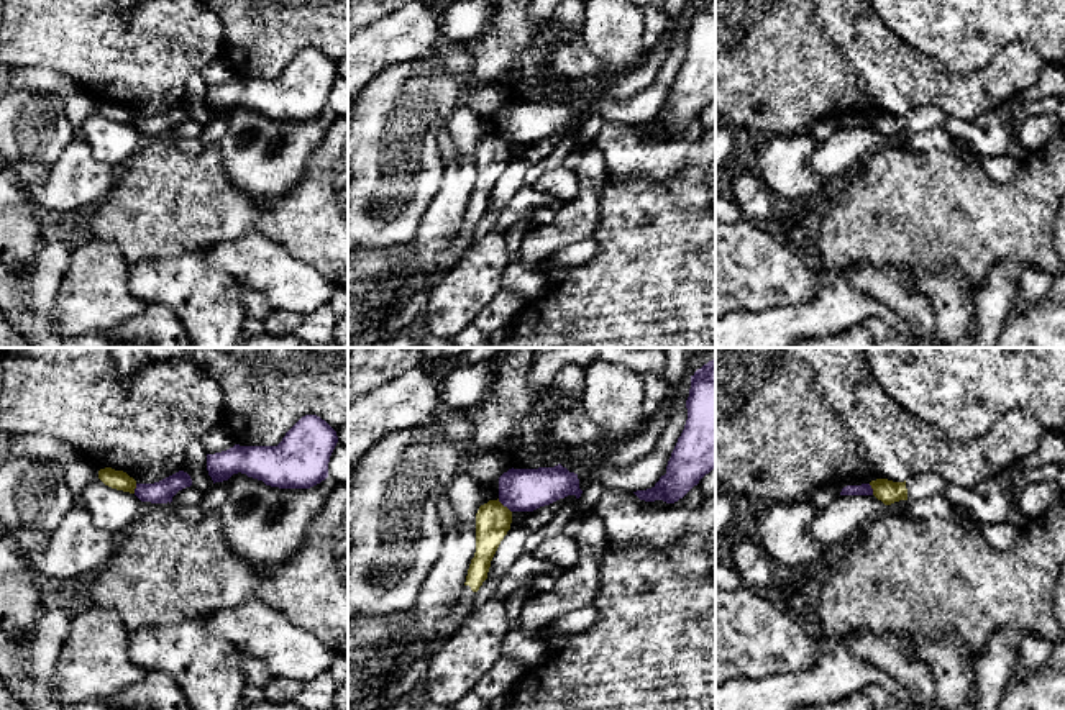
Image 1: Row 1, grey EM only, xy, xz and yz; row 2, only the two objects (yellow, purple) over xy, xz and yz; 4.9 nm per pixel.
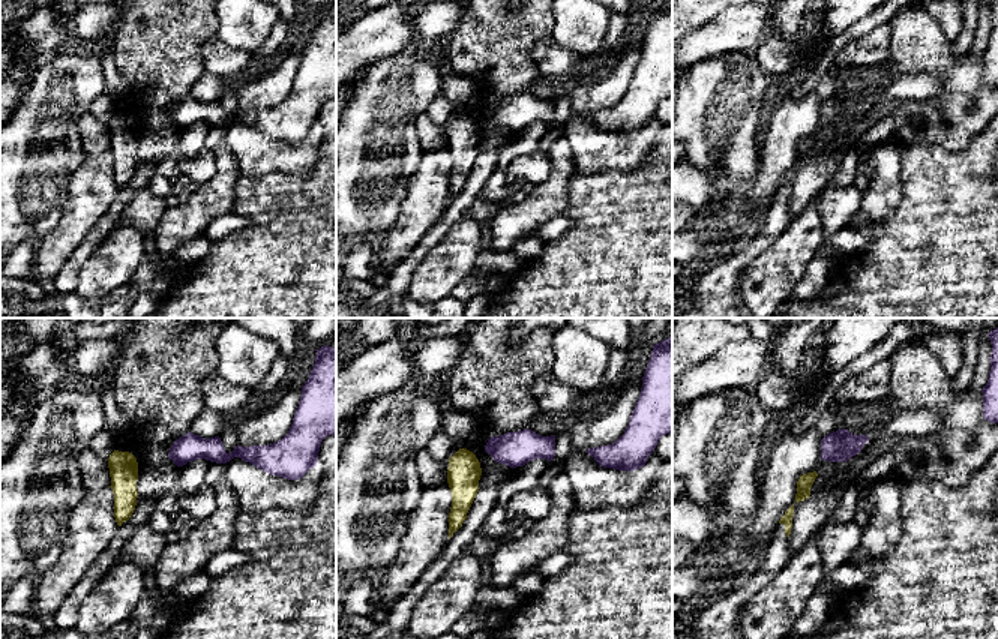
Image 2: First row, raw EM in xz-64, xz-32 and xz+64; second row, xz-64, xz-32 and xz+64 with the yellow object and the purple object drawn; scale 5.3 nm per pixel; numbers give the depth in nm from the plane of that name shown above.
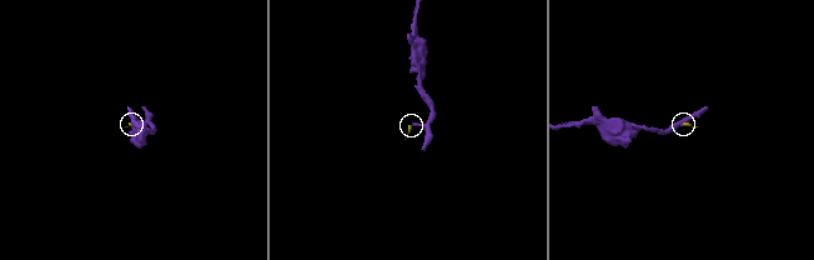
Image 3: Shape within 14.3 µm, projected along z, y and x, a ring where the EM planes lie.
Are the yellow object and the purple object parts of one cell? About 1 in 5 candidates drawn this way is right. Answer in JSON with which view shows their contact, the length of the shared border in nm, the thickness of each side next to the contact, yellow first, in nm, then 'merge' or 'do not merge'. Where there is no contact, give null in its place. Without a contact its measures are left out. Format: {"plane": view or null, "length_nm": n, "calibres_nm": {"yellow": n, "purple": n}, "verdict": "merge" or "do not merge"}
{"plane": "xz", "length_nm": 100, "calibres_nm": {"yellow": 180, "purple": 200}, "verdict": "do not merge"}

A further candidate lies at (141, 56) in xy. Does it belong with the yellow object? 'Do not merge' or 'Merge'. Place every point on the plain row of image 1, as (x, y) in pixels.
Do not merge

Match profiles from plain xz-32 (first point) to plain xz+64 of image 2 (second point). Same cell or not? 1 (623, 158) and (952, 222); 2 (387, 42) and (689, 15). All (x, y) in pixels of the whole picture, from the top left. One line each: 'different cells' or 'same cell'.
1: different cells
2: different cells

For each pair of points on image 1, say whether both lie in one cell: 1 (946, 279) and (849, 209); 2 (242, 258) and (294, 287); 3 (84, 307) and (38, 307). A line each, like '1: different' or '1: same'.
1: different
2: same
3: different

